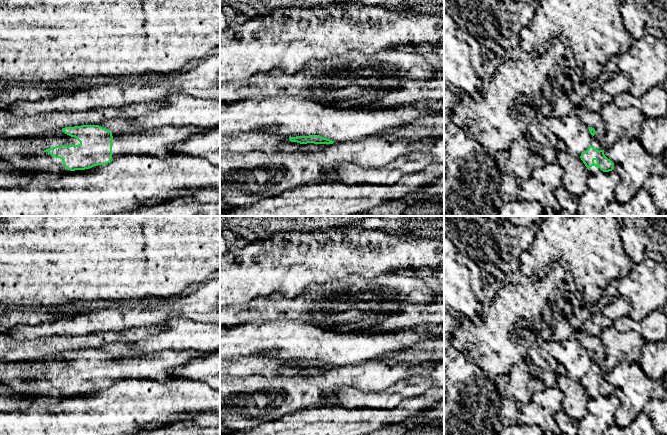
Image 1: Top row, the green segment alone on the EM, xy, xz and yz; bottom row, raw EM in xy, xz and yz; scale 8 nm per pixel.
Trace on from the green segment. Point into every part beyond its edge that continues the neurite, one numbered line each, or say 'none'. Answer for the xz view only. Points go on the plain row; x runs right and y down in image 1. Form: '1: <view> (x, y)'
none

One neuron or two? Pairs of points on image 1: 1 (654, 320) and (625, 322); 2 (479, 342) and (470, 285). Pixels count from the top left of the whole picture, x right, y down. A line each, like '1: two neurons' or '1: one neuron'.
1: one neuron
2: two neurons

